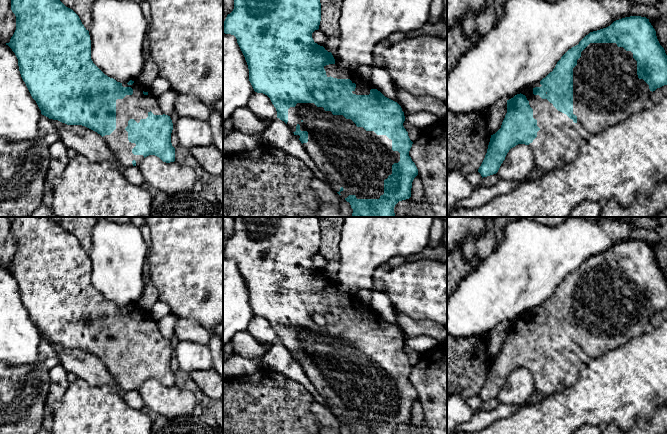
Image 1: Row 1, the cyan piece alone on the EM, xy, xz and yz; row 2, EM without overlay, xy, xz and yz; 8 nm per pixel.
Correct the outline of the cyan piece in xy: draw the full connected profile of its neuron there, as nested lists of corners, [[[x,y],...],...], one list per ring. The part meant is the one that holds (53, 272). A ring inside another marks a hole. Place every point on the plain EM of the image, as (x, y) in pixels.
[[[15,217],[11,222],[11,234],[16,240],[16,254],[11,261],[10,266],[6,267],[6,269],[8,269],[15,277],[18,283],[21,301],[32,322],[36,325],[39,333],[41,334],[42,339],[49,343],[58,344],[67,349],[82,349],[100,358],[107,366],[110,374],[114,377],[115,382],[121,389],[122,393],[131,390],[139,390],[141,385],[149,379],[155,379],[166,387],[175,385],[175,372],[171,367],[173,347],[170,340],[164,338],[157,322],[151,316],[150,311],[142,309],[137,302],[124,307],[117,306],[115,303],[105,299],[93,287],[91,283],[91,264],[89,255],[84,251],[79,240],[72,233],[66,231],[59,223],[53,221],[50,217]]]

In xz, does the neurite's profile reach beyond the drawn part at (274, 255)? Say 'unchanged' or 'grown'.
grown

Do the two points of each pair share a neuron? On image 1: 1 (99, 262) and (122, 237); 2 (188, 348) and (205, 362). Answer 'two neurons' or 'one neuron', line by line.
1: one neuron
2: one neuron

